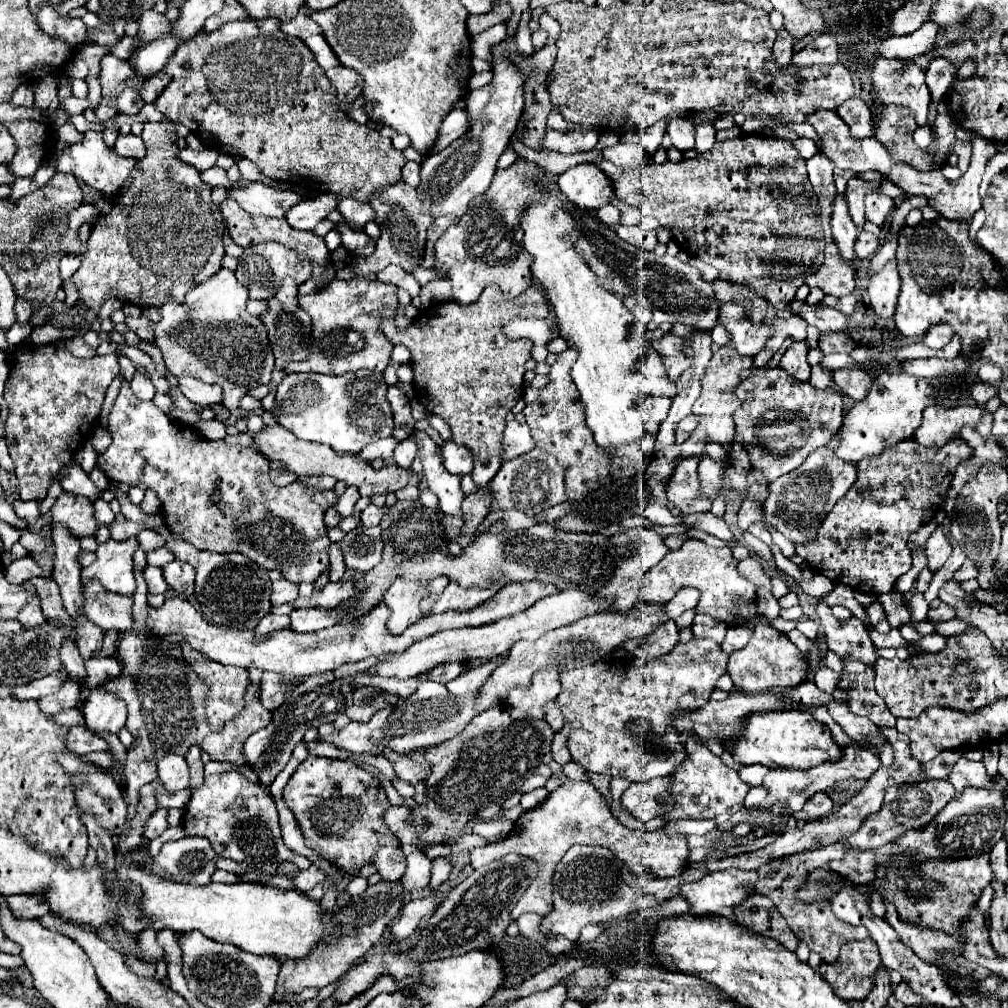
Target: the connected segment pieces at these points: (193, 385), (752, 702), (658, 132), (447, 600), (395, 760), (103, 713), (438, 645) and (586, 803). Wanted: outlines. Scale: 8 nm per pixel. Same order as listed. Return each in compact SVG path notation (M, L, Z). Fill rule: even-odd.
M179 376L179 390L193 402L199 406L211 406L211 404L219 404L221 402L221 390L219 386L211 386L205 384L193 376Z
M735 690L733 694L727 696L727 700L723 702L713 702L709 700L703 708L697 710L687 710L685 712L677 712L677 716L673 718L673 726L675 730L683 732L683 730L693 730L701 740L707 742L709 750L713 750L717 756L723 754L723 744L719 742L719 738L727 738L731 734L739 734L739 730L743 730L743 718L751 712L769 712L769 710L779 710L779 696L775 692L761 692L761 694L743 694L739 690Z
M673 114L673 116L669 116L669 118L665 118L665 120L660 120L652 127L638 130L638 134L640 136L640 144L648 156L653 155L655 150L661 144L662 138L666 132L667 124L671 120L682 118L682 117L684 116Z
M449 582L449 586L445 588L445 592L439 596L439 600L435 602L435 606L431 608L431 612L423 614L431 616L431 614L443 614L447 610L473 610L477 606L481 606L483 602L491 600L497 592L495 590L475 590L475 588L459 588L453 582Z
M423 752L409 754L407 758L403 758L399 754L385 754L385 758L393 764L397 776L401 780L417 784L417 782L421 782L427 776L427 762L423 758Z
M95 688L83 706L83 716L89 732L95 736L119 734L119 730L125 726L127 710L119 698Z
M575 588L563 590L553 596L537 600L531 608L527 608L515 616L501 618L499 622L493 622L487 626L435 632L419 642L413 642L405 652L393 654L391 658L387 658L385 662L379 662L377 666L369 668L367 672L379 674L379 676L391 676L391 678L411 678L417 674L425 674L427 670L435 668L435 664L443 664L443 662L451 662L451 660L461 660L461 662L469 662L473 658L495 660L495 658L505 656L513 648L513 644L519 640L535 640L535 638L543 636L547 630L567 626L567 624L575 622L577 618L593 616L595 612L601 612L601 610L603 610L603 602L599 602L597 594L595 594L595 598L591 598L591 594L583 594L583 590L575 590Z
M567 780L563 786L551 792L543 804L525 812L515 822L513 832L505 840L471 850L471 866L481 868L483 864L503 858L503 854L523 854L535 860L539 864L539 874L525 890L525 894L519 898L515 910L511 912L511 920L517 920L525 912L535 912L545 916L547 912L553 910L553 894L551 894L553 870L559 864L559 860L565 856L565 852L575 844L609 848L631 872L634 870L634 874L649 874L651 878L671 878L681 874L687 868L687 858L689 858L685 836L667 838L657 830L649 832L629 829L619 824L617 818L613 818L603 796L597 792L597 788L591 782Z

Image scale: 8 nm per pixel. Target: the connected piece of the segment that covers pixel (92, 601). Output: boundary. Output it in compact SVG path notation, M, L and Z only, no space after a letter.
M87 586L83 590L87 618L103 630L129 630L131 628L131 606L133 598L119 598L117 594L107 594L99 586Z

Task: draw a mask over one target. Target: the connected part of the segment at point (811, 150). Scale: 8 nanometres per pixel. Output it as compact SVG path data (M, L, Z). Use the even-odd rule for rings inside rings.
M797 138L797 140L793 140L793 146L801 152L801 156L803 156L805 160L809 160L811 156L815 156L815 154L819 152L817 146L815 146L815 142L809 140L809 138Z

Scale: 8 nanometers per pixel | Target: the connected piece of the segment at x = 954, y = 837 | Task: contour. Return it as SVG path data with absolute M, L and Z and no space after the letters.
M995 778L995 784L999 790L987 792L987 790L967 790L961 798L951 800L941 814L937 814L927 826L923 828L911 828L905 834L901 834L893 844L899 848L899 852L907 852L913 856L923 858L949 858L949 856L971 856L979 854L979 850L989 850L997 844L997 840L1003 838L1003 822L1005 822L1005 810L1003 810L1003 788L1007 786L1007 780Z

